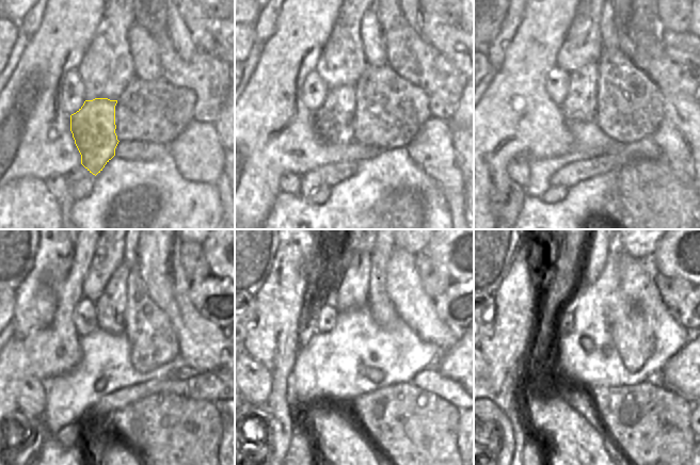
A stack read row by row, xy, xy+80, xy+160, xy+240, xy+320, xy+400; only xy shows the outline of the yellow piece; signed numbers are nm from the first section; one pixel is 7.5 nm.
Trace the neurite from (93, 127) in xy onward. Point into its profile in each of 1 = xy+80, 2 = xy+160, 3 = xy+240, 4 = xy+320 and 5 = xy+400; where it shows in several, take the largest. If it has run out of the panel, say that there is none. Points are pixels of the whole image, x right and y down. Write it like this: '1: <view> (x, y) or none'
1: xy+80 (334, 121)
2: xy+160 (581, 105)
3: xy+240 (110, 307)
4: xy+320 (351, 291)
5: xy+400 (598, 251)

